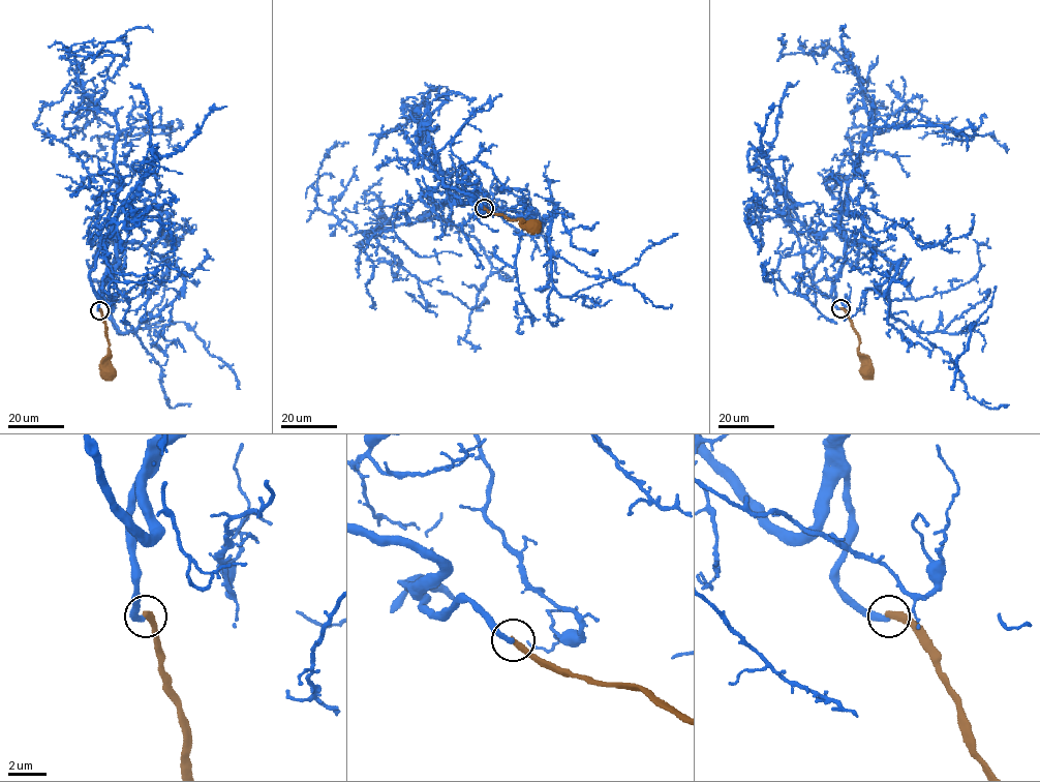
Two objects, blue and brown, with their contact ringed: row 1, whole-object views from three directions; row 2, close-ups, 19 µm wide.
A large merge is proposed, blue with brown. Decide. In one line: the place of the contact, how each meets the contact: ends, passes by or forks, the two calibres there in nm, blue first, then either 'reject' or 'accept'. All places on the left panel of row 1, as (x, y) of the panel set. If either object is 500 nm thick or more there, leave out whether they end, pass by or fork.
at (99, 310); blue ends there; brown ends there; 320 nm thick on the blue side, 380 nm on the other; accept

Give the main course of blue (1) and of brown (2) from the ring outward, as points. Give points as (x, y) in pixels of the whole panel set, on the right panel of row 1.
1: (840, 308), (846, 243), (867, 242), (898, 263), (894, 318), (923, 332), (972, 323), (952, 389)
2: (840, 308), (858, 336), (858, 353), (866, 372)

